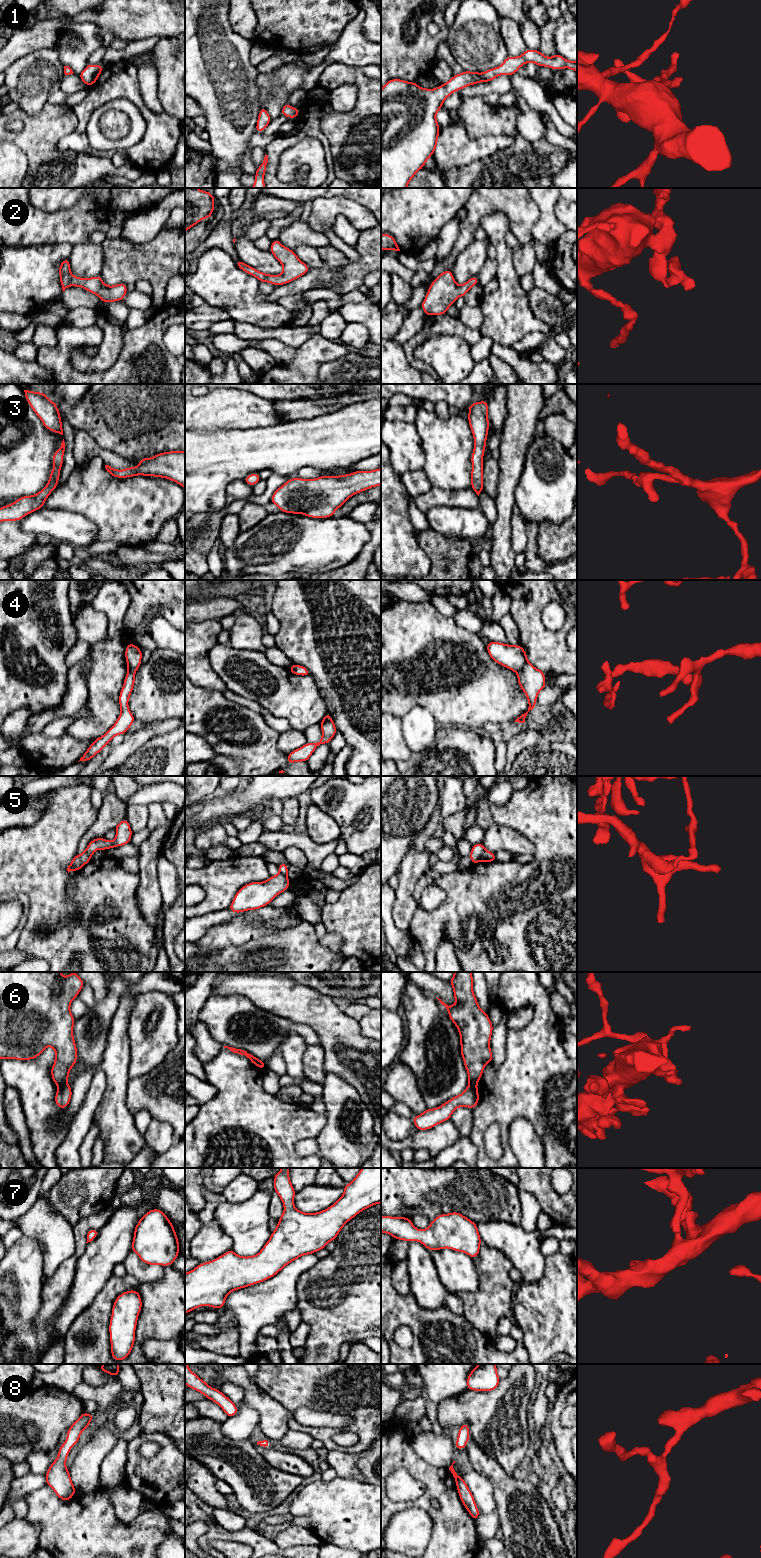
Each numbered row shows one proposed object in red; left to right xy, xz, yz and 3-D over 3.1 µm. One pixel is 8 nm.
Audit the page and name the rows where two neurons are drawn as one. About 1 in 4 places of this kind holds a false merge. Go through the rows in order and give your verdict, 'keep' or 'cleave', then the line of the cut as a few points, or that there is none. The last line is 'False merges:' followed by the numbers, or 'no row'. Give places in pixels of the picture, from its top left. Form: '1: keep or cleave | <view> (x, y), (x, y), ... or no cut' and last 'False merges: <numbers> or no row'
1: keep | no cut
2: keep | no cut
3: keep | no cut
4: cleave | yz (527, 661), (517, 672)
5: cleave | yz (484, 848), (478, 860)
6: cleave | xz (255, 1058), (258, 1066)
7: keep | no cut
8: keep | no cut
False merges: 4, 5, 6

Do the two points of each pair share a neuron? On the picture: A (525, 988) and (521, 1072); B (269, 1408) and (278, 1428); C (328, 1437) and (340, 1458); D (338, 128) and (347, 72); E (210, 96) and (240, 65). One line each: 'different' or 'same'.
A: same
B: same
C: different
D: same
E: same

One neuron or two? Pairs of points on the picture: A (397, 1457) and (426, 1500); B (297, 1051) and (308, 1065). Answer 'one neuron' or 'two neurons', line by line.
A: one neuron
B: two neurons

